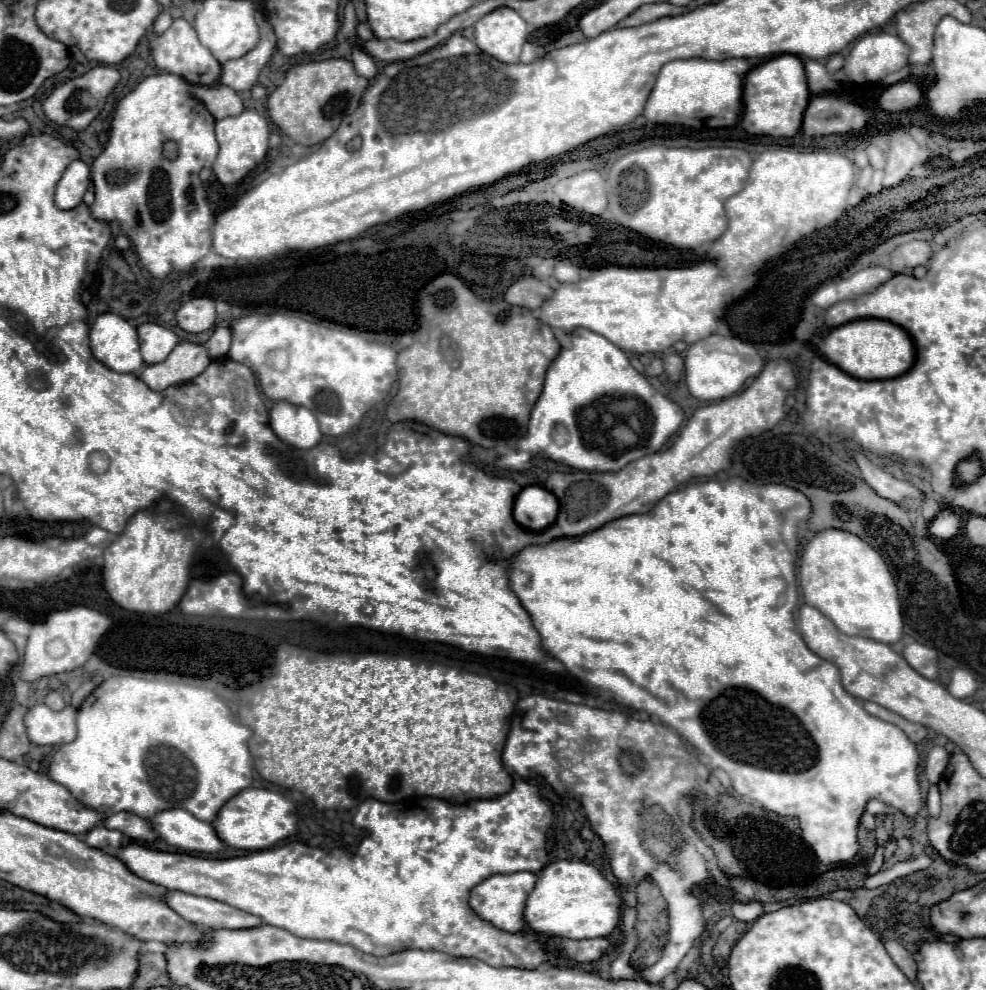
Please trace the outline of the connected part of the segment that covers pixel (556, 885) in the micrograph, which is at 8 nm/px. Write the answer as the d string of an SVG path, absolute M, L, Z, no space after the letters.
M558 860L548 864L530 892L524 908L530 930L548 938L598 938L610 934L620 920L620 898L614 886L590 864L582 860Z

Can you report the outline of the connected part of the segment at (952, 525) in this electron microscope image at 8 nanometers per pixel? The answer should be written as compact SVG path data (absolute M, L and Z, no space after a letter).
M942 510L942 512L932 520L932 524L930 524L932 536L944 538L944 540L956 536L958 528L960 528L960 518L958 518L958 516L946 516L946 510Z

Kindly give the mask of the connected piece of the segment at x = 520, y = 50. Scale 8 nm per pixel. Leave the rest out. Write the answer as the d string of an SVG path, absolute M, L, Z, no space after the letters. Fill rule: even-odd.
M500 6L474 24L474 38L482 52L500 62L531 63L535 46L528 40L528 24L508 6ZM523 55L528 55L527 58Z

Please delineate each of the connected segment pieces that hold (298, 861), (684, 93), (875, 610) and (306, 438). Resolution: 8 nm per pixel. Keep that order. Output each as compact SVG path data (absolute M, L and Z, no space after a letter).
M516 780L514 788L500 798L472 800L466 804L452 804L438 798L412 798L398 804L386 804L368 798L358 806L354 824L368 828L370 836L362 840L352 856L338 856L338 850L324 852L302 842L288 842L224 860L160 852L138 842L110 850L110 854L122 860L132 874L152 884L226 902L238 910L262 916L262 922L288 930L294 936L350 944L372 956L390 956L394 952L418 948L476 958L496 968L536 968L546 962L546 948L536 942L532 934L498 930L490 922L474 916L468 906L472 886L482 880L494 874L514 874L524 870L540 872L546 866L546 830L552 824L552 810L534 786Z
M674 60L662 66L652 94L644 108L644 118L656 124L680 124L694 128L694 122L708 124L712 128L734 126L742 114L742 84L750 70L746 60Z
M828 528L826 532L814 534L802 548L802 558L800 558L800 570L798 570L804 602L818 608L822 614L826 614L840 632L848 636L864 636L872 638L884 644L894 644L902 638L902 608L898 600L898 588L896 582L882 560L882 556L870 548L864 540L854 536L852 532L842 532L838 528Z
M286 400L274 402L270 410L270 426L284 444L300 450L314 448L322 438L316 416L308 408L294 406Z

